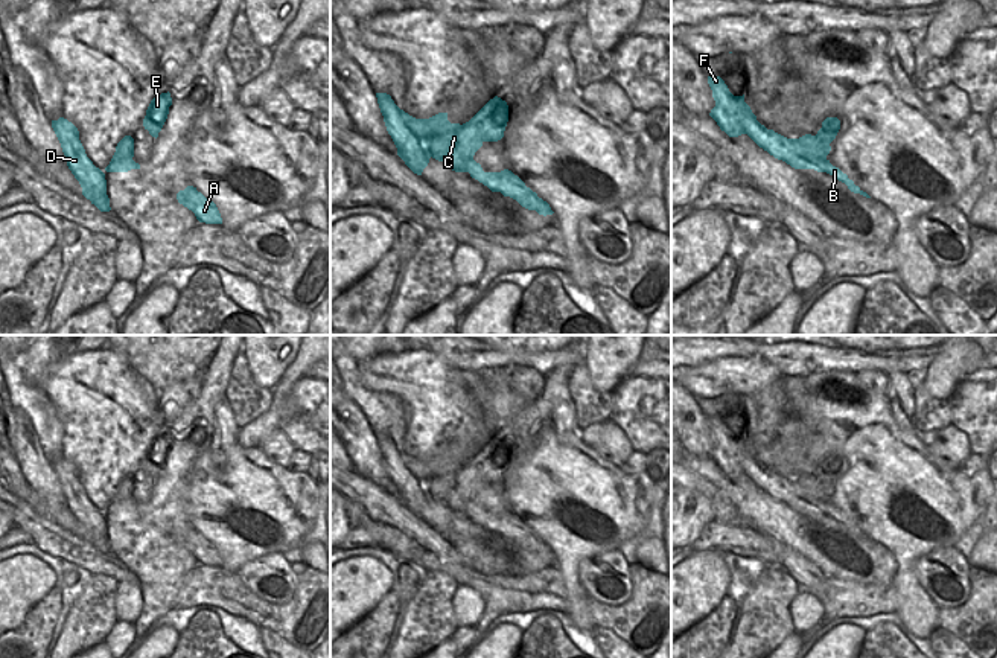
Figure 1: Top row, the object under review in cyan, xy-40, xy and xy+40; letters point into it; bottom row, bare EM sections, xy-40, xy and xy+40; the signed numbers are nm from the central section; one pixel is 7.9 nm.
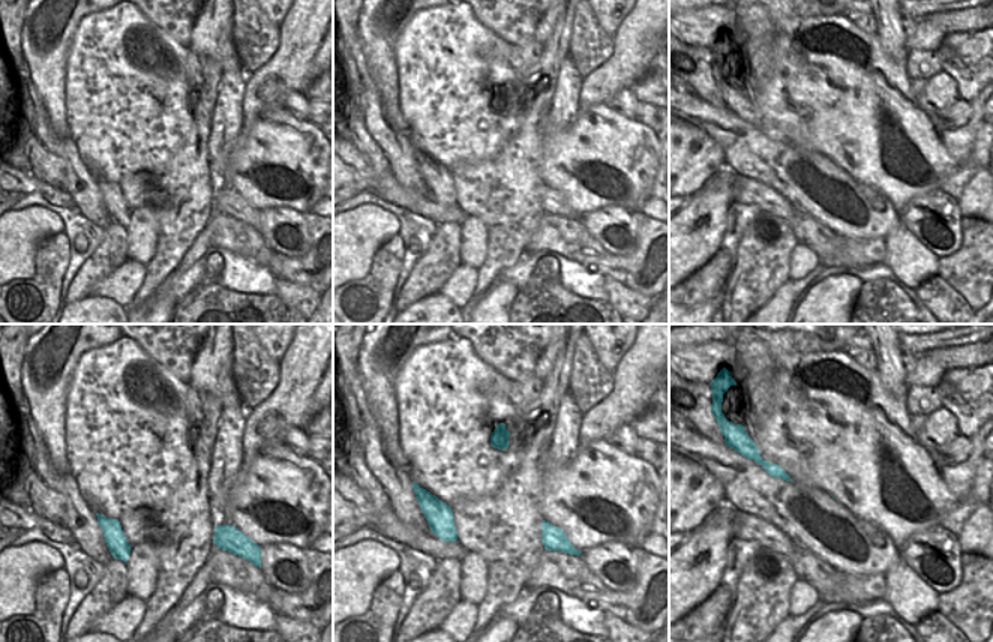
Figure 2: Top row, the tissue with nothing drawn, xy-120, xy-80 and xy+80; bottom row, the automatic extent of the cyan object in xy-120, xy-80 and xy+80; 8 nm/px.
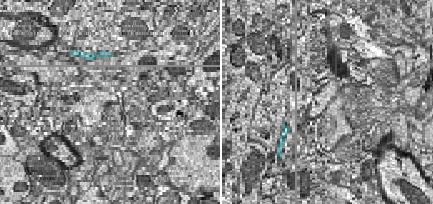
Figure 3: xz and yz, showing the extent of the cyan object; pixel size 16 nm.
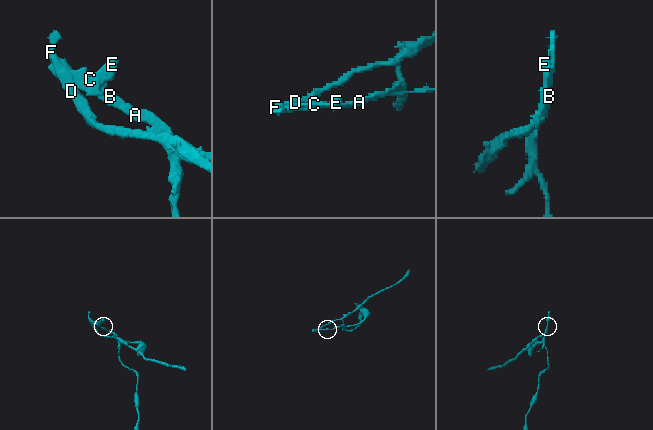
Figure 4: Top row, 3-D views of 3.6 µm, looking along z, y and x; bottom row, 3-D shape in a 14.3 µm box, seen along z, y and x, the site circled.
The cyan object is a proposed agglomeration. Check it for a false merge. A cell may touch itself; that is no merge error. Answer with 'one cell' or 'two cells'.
two cells

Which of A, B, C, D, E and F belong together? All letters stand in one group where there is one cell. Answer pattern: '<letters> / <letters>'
A B C E / D F

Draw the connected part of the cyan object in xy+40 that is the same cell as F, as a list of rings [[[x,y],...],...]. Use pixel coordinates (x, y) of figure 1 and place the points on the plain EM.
[[[708,417],[715,448],[709,457],[729,478],[747,475],[760,489],[767,477],[767,469],[757,462],[743,437],[734,437],[720,417]]]

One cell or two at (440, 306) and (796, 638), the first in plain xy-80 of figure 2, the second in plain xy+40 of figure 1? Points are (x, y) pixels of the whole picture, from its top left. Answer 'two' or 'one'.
one

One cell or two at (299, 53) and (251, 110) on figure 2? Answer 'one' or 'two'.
one

